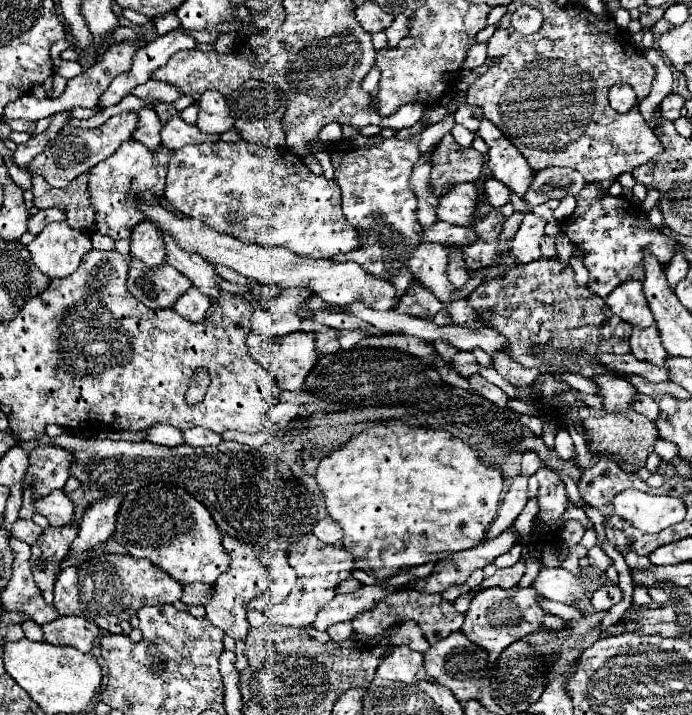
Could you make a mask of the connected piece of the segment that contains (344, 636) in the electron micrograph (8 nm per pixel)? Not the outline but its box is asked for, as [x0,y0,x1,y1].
[326,622,352,642]

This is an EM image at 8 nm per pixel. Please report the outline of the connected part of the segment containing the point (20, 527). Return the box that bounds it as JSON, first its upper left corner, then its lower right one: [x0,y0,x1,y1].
[12,518,42,544]

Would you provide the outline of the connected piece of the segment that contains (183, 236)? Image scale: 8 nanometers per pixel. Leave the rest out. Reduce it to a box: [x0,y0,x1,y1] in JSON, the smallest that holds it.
[138,200,398,310]

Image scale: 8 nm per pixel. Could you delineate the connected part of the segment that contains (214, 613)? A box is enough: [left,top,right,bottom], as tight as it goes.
[206,536,272,640]

